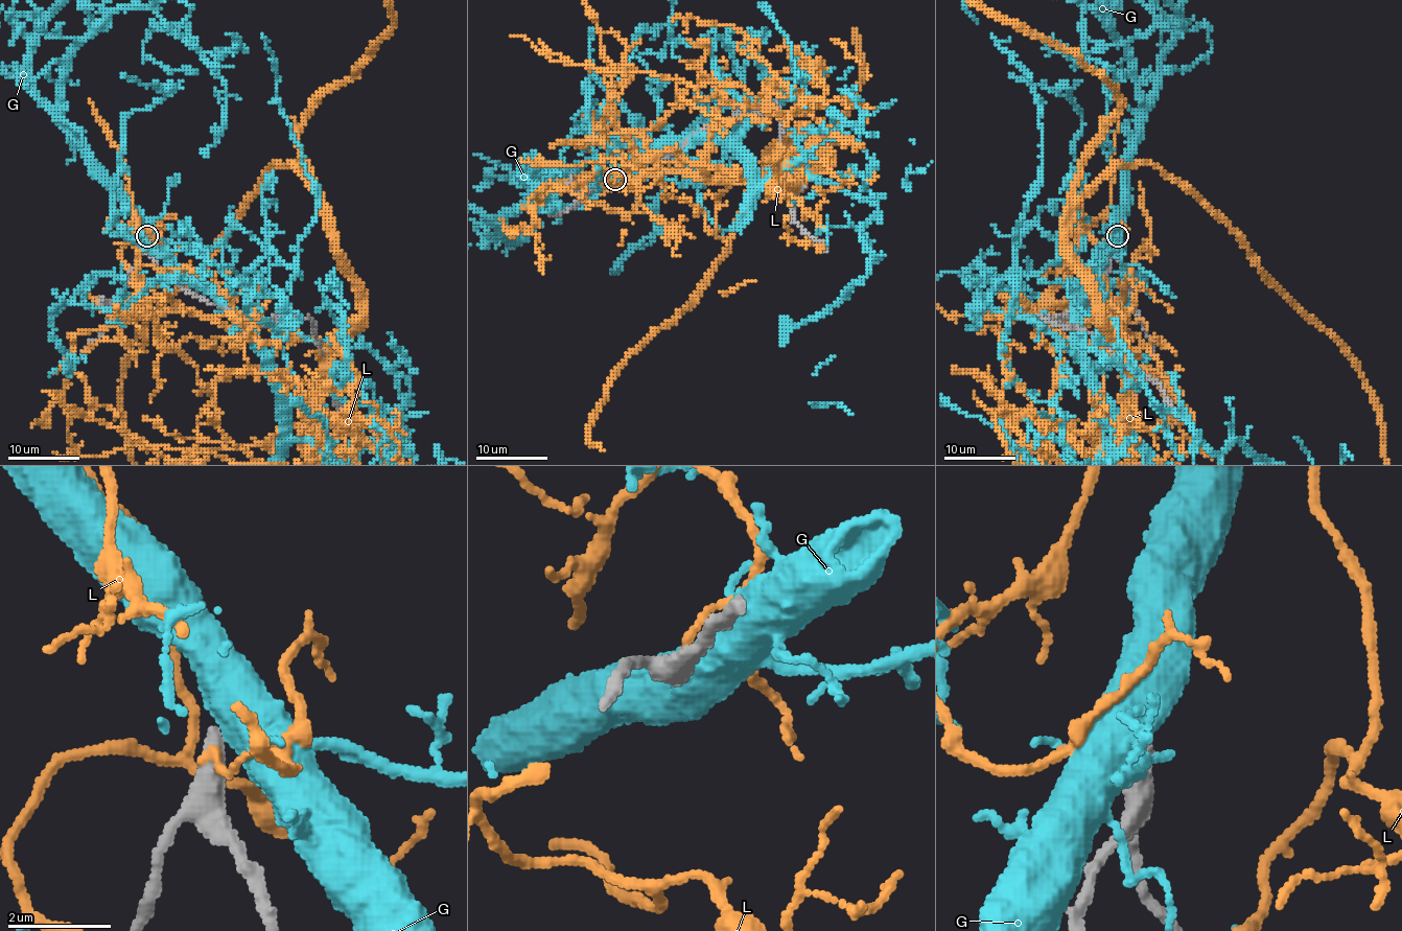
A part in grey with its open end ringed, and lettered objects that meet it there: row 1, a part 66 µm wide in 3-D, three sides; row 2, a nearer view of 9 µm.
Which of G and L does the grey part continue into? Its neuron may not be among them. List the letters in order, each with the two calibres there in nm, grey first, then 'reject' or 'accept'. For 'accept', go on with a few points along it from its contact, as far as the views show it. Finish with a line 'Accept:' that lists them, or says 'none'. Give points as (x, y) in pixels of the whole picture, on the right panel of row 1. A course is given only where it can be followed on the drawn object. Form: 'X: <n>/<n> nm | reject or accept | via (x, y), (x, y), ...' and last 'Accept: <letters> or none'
G: 440/700 nm | reject
L: 550/150 nm | reject
Accept: none

